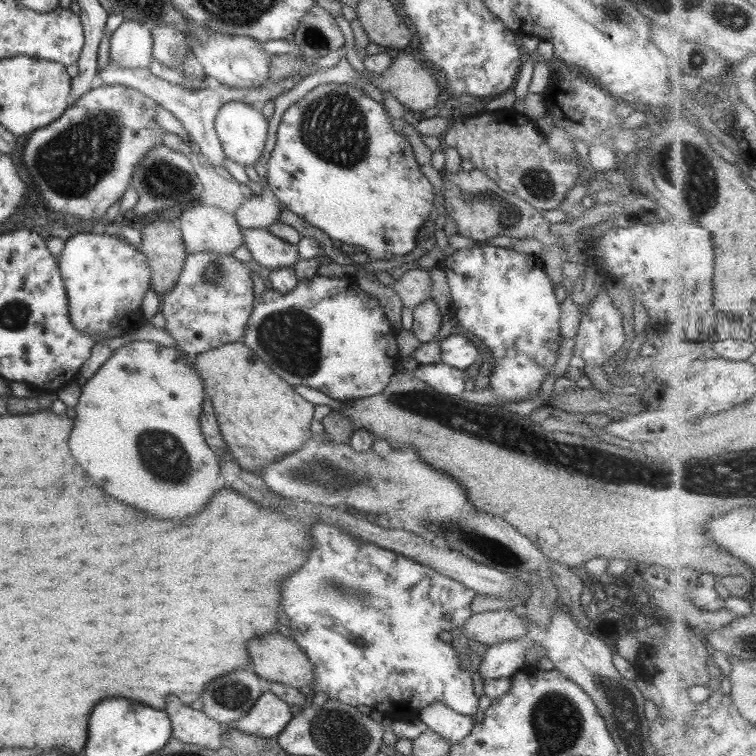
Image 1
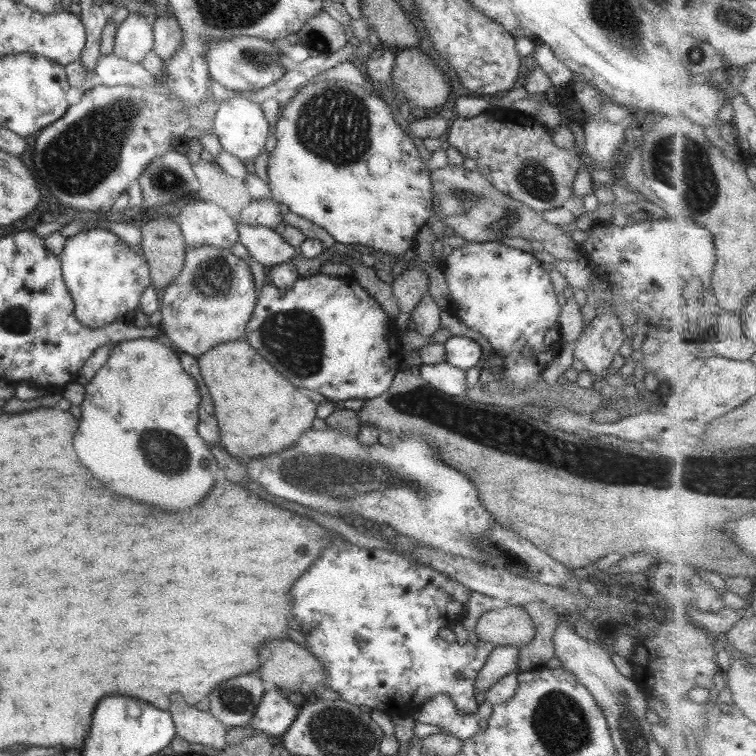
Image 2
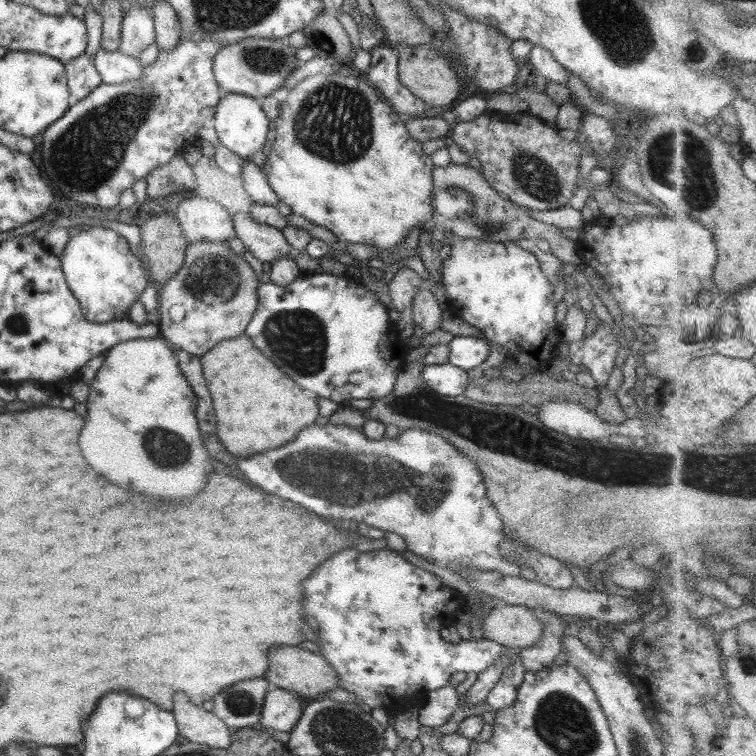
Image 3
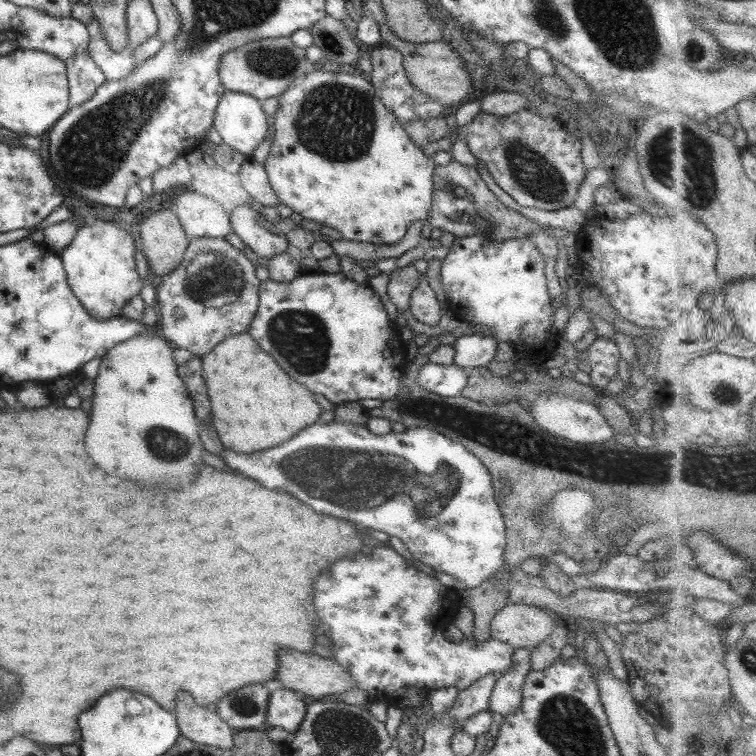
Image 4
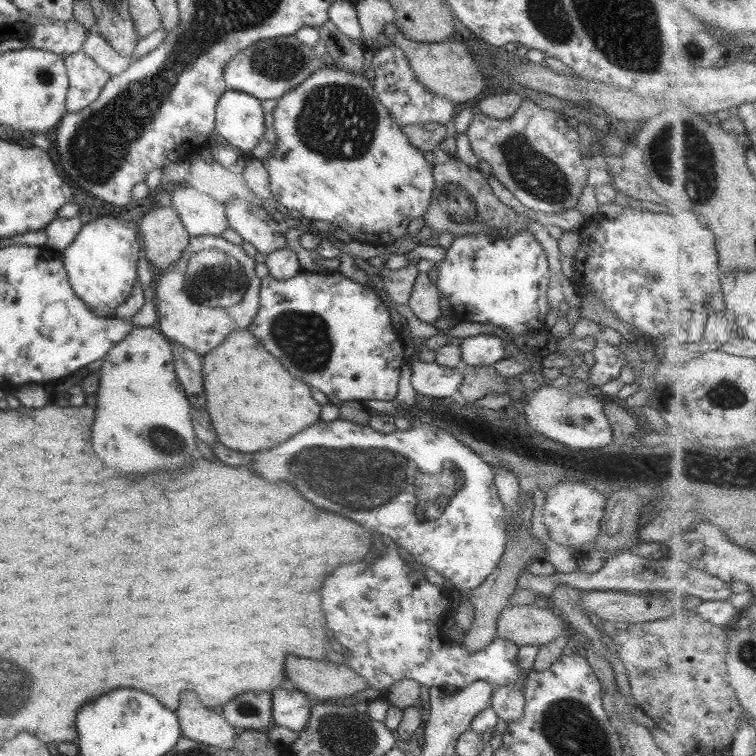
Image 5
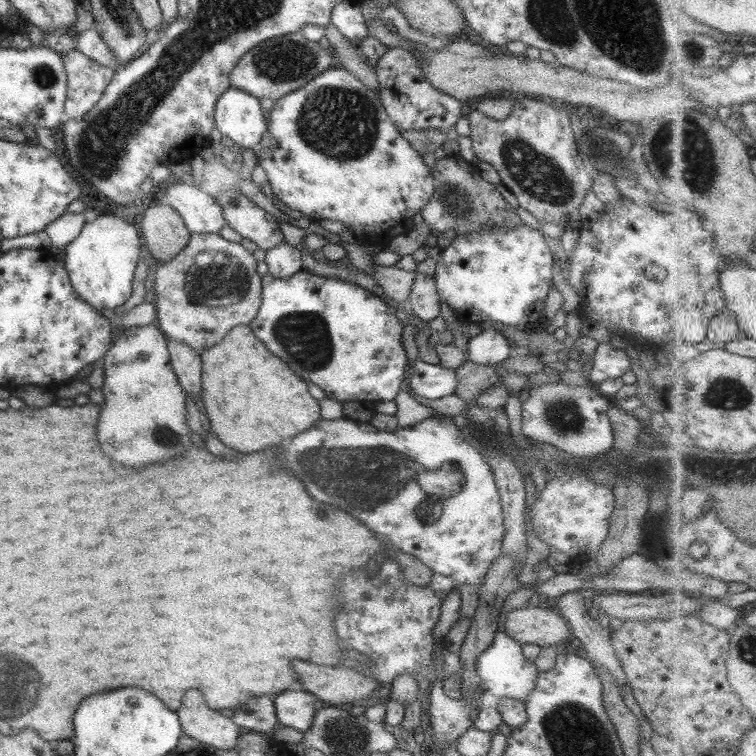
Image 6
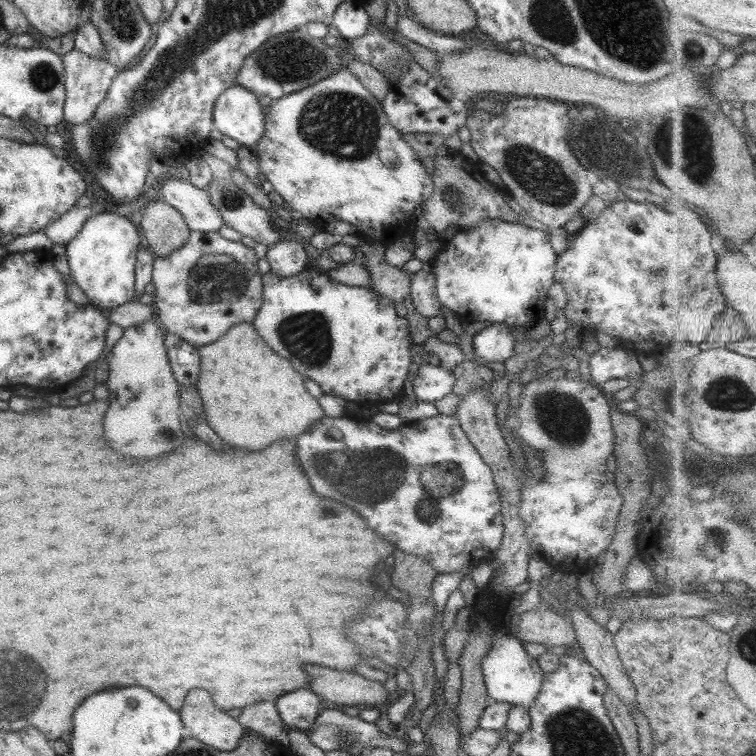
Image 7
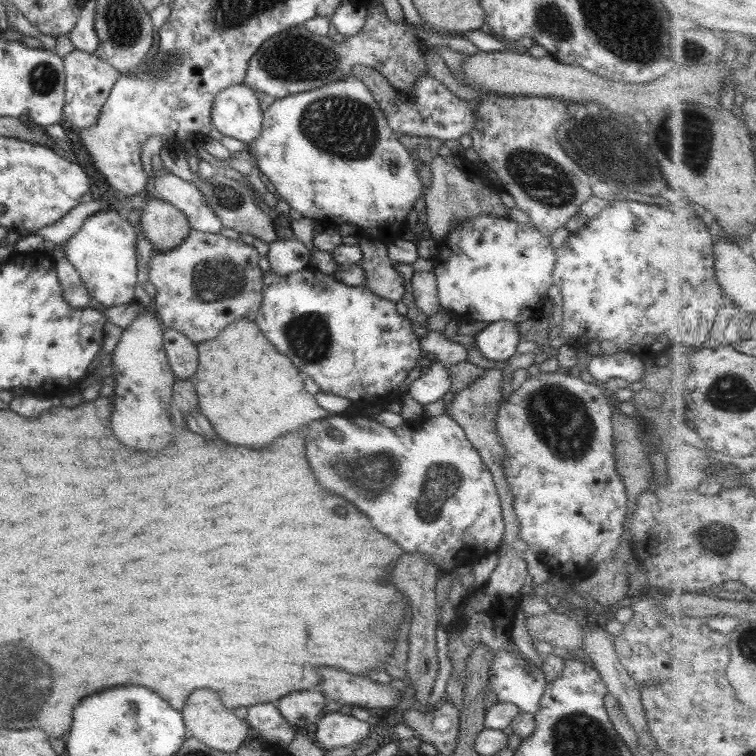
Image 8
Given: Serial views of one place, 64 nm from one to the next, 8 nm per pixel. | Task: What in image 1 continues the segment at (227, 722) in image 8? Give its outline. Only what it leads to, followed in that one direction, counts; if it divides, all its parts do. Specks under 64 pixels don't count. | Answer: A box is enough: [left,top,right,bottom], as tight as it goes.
[164,694,221,750]

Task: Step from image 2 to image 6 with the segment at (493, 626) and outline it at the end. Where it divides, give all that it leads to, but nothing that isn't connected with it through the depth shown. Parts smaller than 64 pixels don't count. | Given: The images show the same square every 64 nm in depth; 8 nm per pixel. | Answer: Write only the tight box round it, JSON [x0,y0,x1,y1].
[503,606,572,645]

